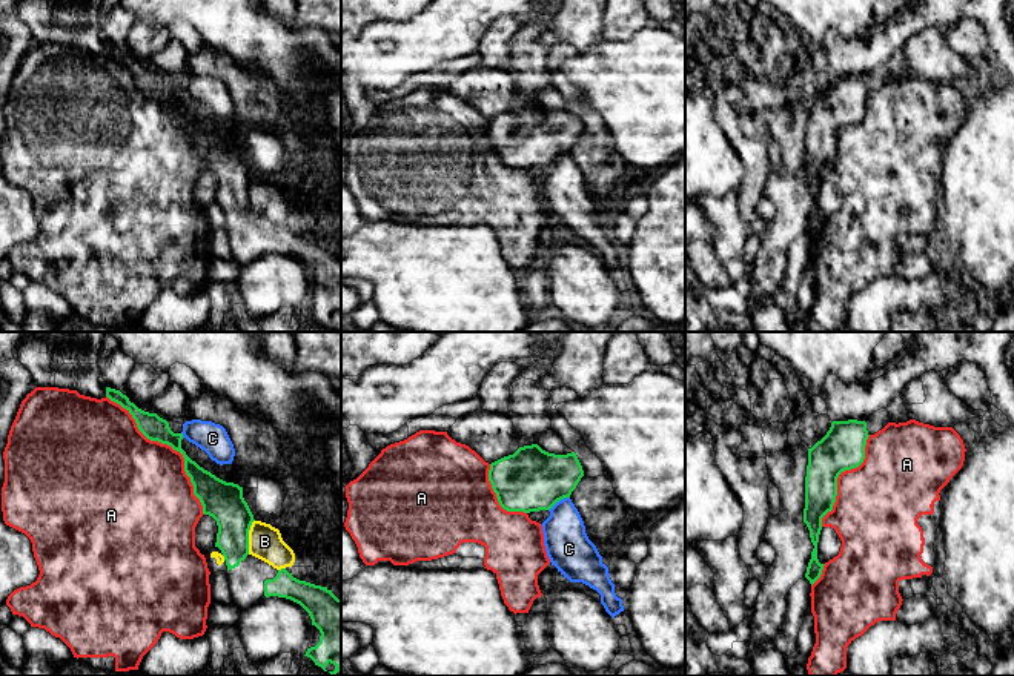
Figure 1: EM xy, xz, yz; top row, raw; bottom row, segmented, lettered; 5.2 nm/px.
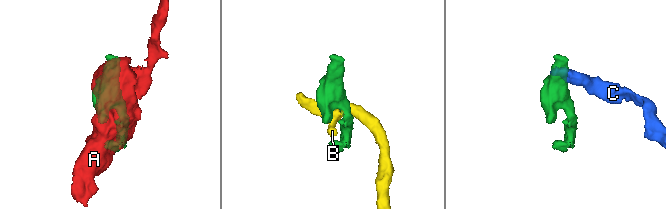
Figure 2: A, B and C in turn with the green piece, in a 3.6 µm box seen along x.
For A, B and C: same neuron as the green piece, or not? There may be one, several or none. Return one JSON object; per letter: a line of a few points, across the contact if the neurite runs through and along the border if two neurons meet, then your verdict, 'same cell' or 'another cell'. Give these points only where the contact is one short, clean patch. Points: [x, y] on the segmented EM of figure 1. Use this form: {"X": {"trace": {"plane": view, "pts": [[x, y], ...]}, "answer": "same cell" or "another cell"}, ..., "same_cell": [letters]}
{"A": {"answer": "another cell"}, "B": {"answer": "another cell"}, "C": {"trace": {"plane": "xz", "pts": [[569, 497], [564, 497], [549, 510]]}, "answer": "another cell"}, "same_cell": []}

